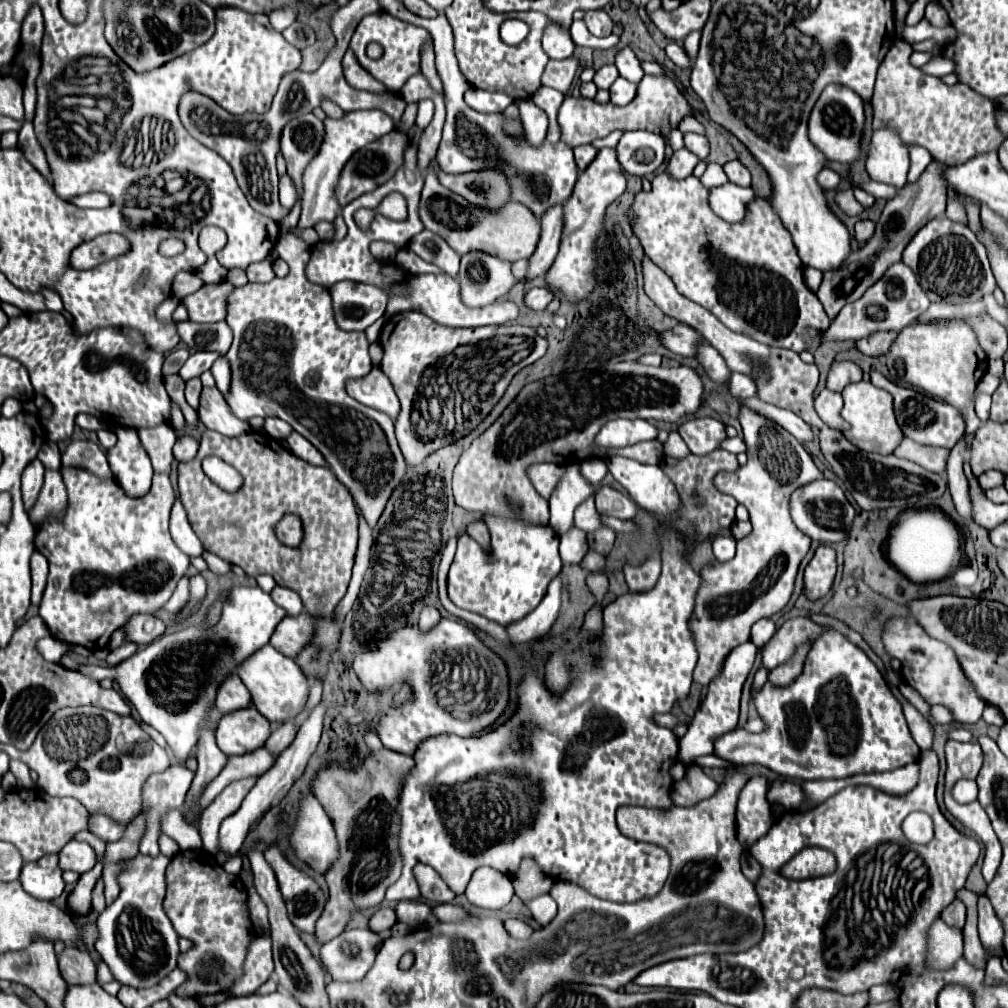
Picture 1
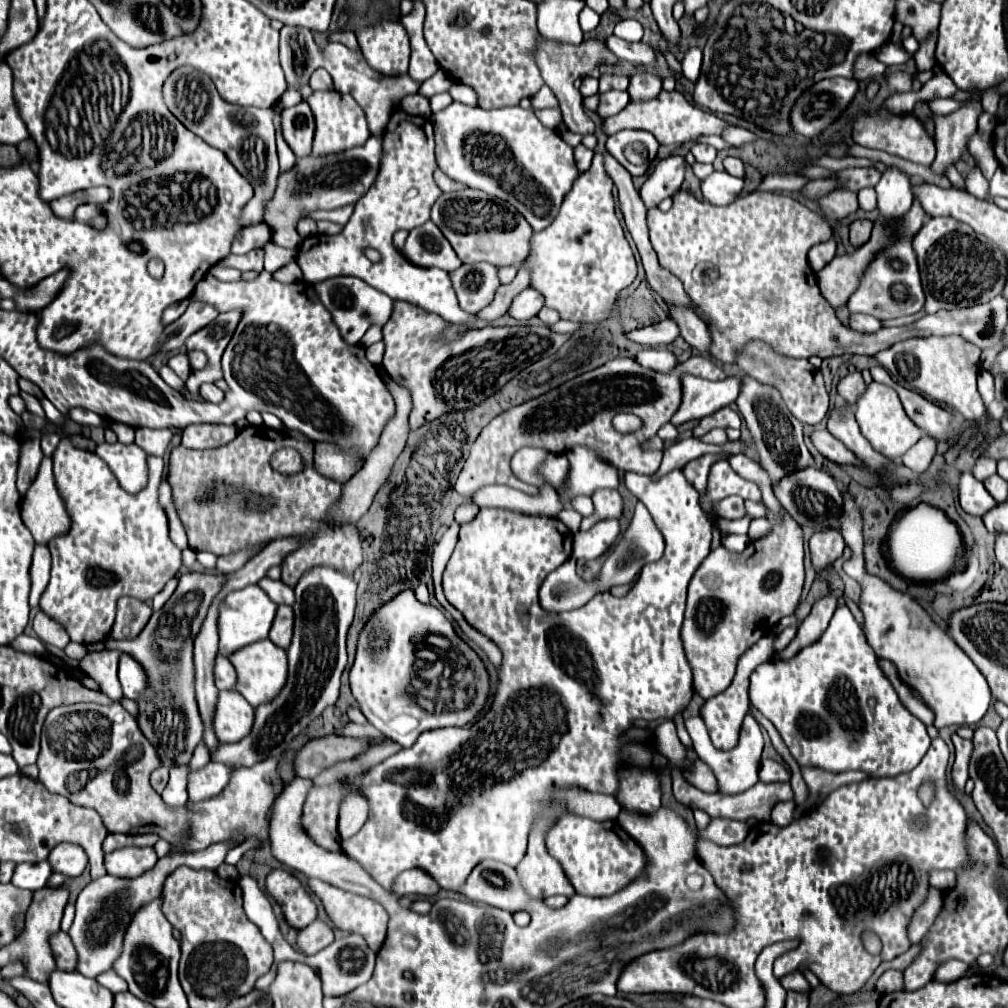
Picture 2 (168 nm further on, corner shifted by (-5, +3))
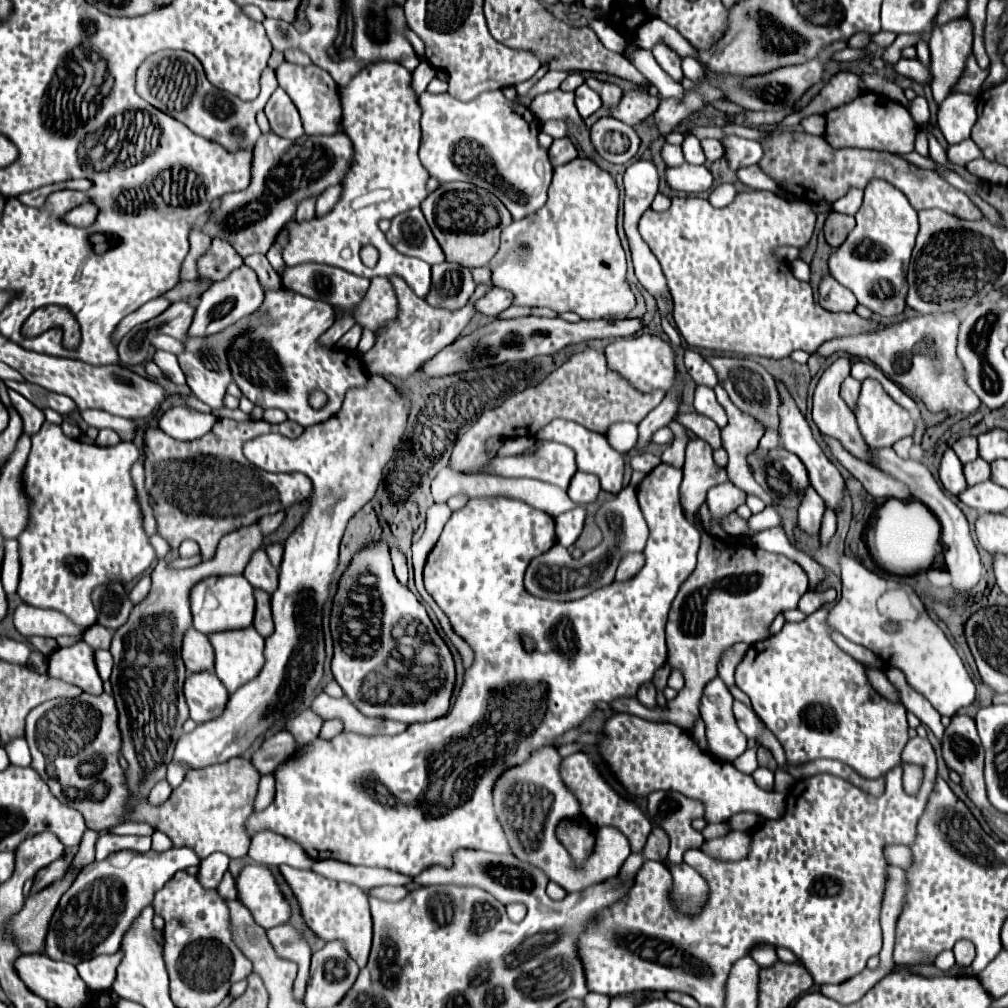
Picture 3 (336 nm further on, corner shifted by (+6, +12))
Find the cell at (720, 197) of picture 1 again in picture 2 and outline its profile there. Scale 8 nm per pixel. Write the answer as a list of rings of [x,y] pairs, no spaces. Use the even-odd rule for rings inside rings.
[[[711,173],[707,179],[701,181],[701,193],[705,201],[711,205],[729,205],[733,203],[743,189],[743,179],[733,177],[729,173]]]

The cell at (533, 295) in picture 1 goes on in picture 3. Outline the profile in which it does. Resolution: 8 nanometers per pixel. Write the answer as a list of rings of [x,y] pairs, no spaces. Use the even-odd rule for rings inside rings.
[[[492,288],[484,298],[478,300],[478,312],[488,316],[498,316],[512,306],[512,292],[502,288]]]

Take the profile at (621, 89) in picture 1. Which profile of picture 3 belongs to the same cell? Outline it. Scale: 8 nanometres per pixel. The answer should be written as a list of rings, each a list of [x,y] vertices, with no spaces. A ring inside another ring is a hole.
[[[586,84],[576,88],[576,108],[582,118],[588,118],[590,114],[594,114],[600,106],[602,106],[602,98],[592,88],[588,88]]]

